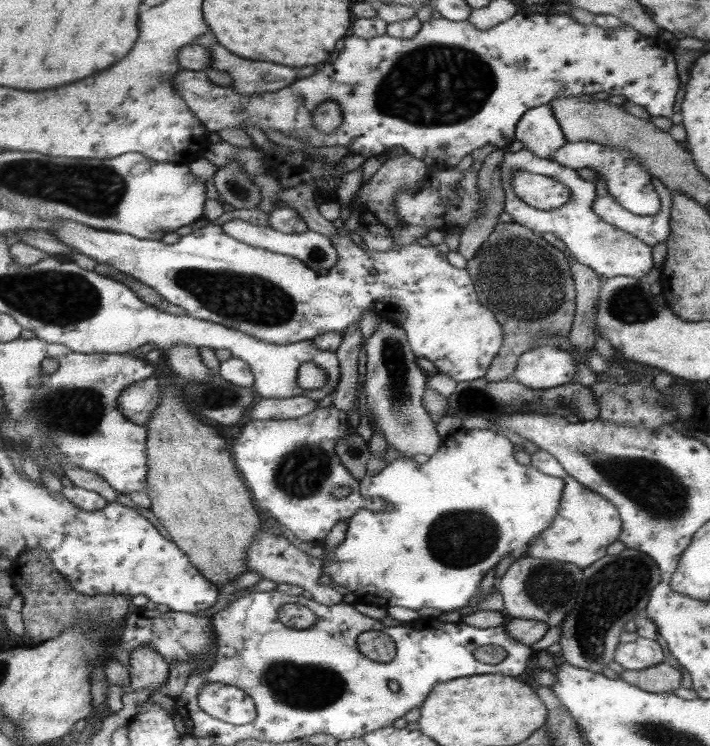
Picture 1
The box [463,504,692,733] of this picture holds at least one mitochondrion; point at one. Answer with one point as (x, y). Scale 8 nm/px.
(601, 614)

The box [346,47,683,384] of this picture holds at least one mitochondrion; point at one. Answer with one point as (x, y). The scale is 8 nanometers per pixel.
(518, 289)

